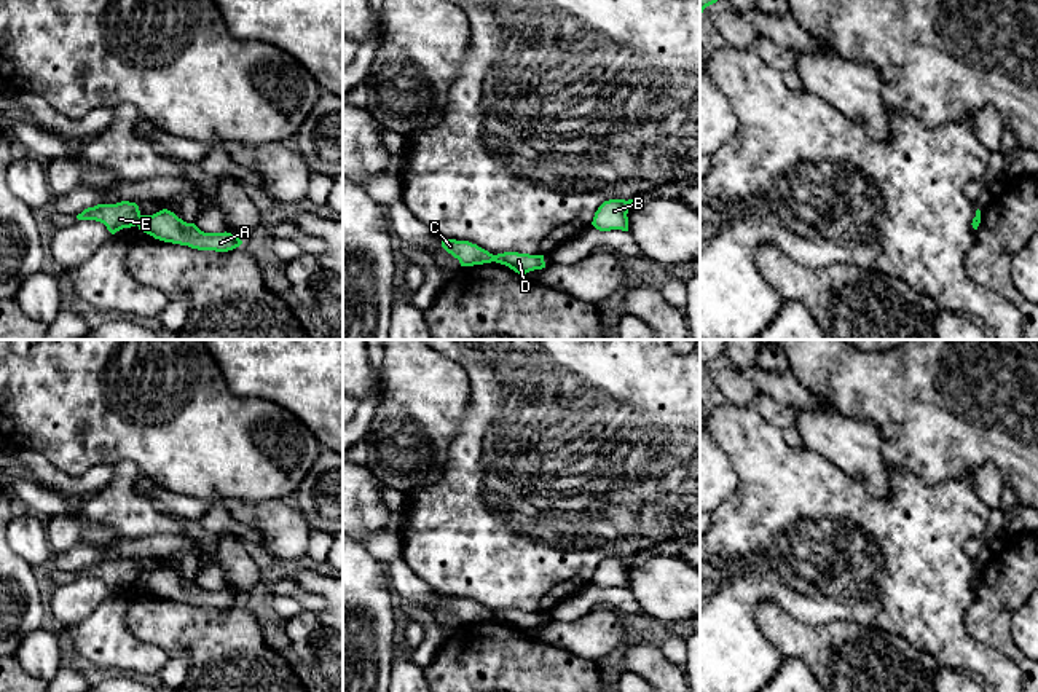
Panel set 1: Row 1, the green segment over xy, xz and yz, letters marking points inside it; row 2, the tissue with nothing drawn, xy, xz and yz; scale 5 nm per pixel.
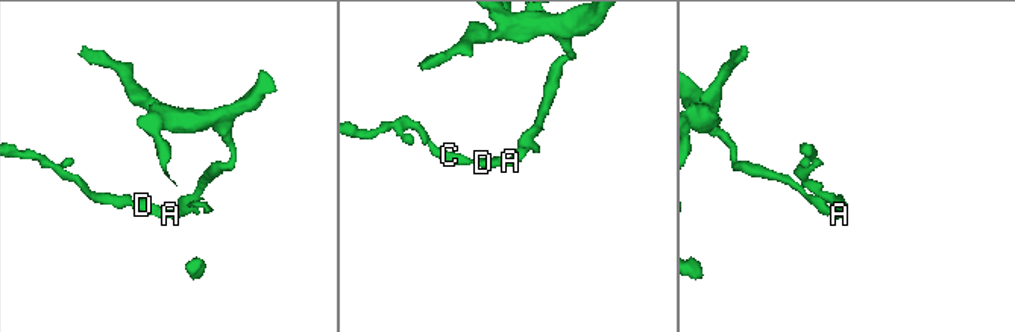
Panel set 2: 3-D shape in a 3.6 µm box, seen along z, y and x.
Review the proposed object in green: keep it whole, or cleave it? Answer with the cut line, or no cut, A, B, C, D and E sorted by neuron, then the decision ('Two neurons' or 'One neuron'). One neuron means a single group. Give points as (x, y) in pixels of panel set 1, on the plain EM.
Split along xy (141, 573), (136, 581). Groups: A B D / C E. Two neurons

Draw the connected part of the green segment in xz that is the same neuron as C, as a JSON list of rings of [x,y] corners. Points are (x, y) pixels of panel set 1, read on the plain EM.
[[[442,596],[442,604],[459,617],[461,623],[474,623],[494,619],[494,612],[469,598]]]

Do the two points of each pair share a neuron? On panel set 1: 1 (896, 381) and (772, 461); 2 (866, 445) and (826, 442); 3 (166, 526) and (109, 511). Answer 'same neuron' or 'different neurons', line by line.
1: different neurons
2: same neuron
3: same neuron

